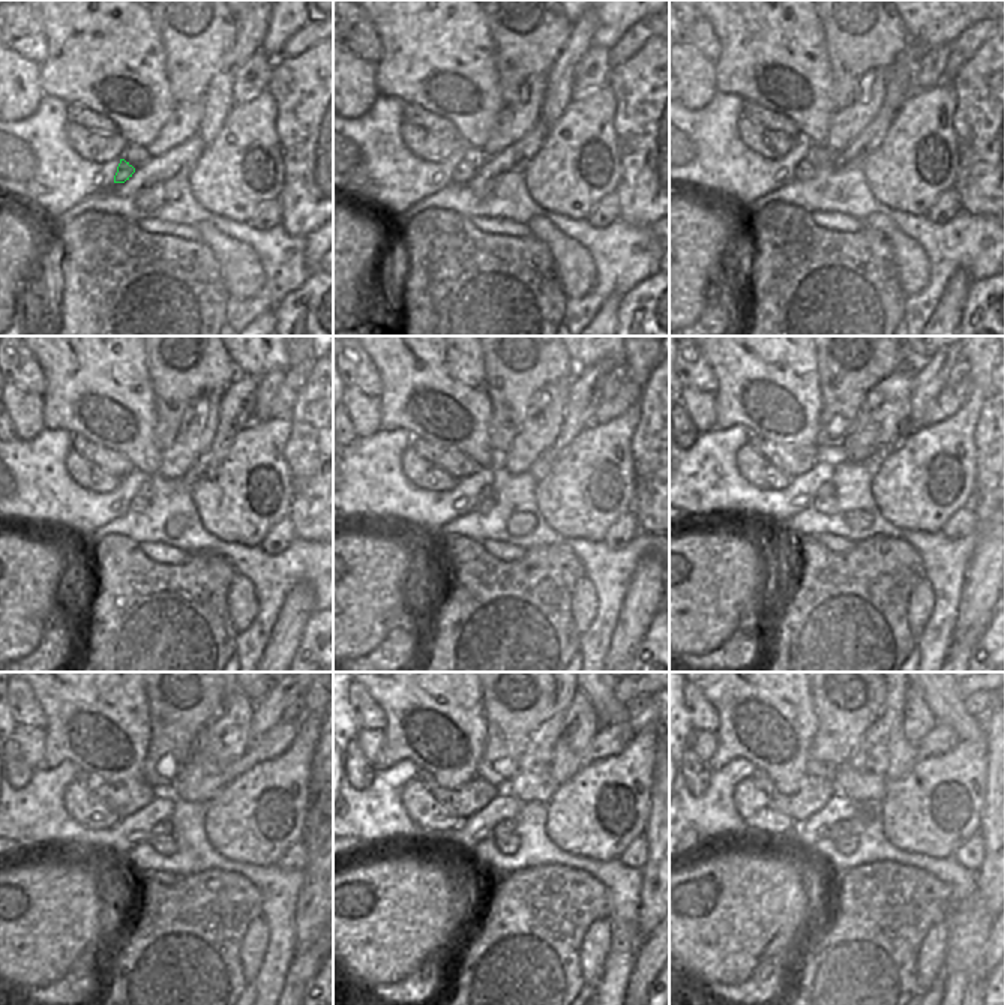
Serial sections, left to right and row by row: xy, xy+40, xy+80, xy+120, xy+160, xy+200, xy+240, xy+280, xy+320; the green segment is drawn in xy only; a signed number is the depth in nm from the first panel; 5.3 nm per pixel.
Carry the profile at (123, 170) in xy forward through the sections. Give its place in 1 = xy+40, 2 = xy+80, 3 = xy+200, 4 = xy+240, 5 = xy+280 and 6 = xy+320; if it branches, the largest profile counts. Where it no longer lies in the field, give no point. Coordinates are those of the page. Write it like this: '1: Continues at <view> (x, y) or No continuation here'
1: Continues at xy+40 (464, 171)
2: Continues at xy+80 (803, 170)
3: Continues at xy+200 (826, 503)
4: Continues at xy+240 (161, 839)
5: Continues at xy+280 (505, 836)
6: Continues at xy+320 (845, 833).

